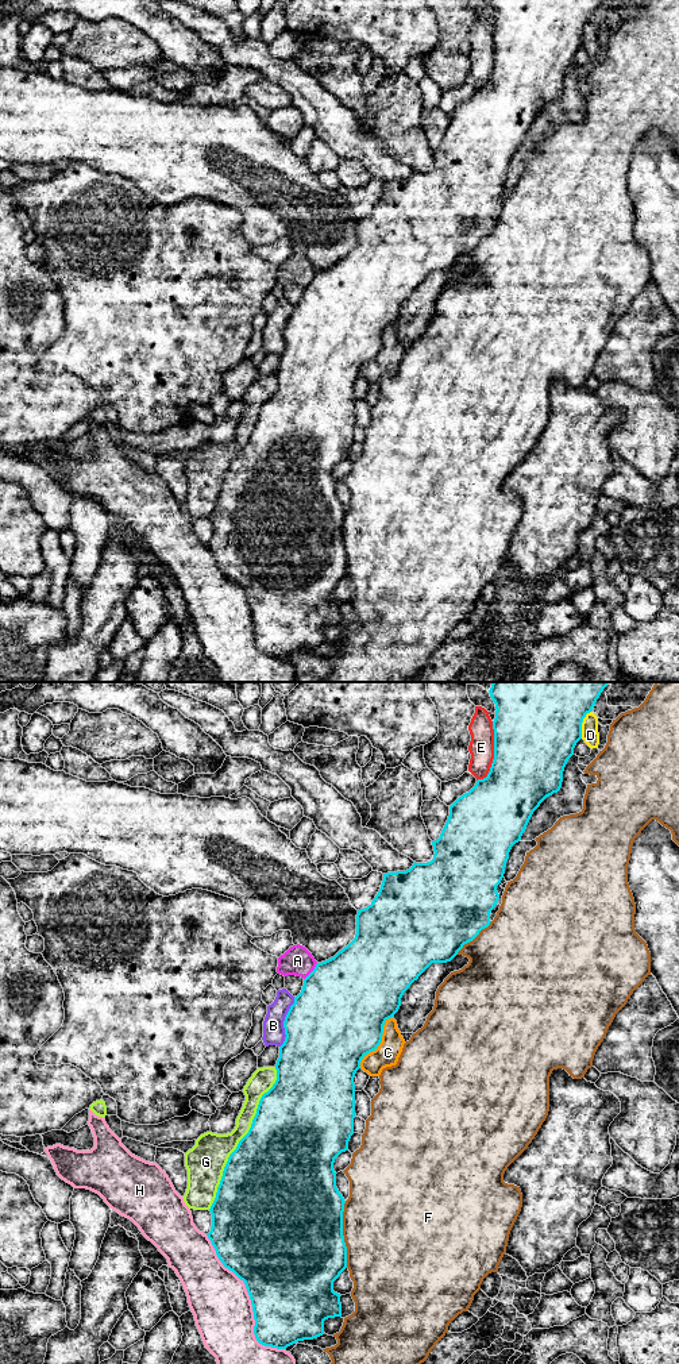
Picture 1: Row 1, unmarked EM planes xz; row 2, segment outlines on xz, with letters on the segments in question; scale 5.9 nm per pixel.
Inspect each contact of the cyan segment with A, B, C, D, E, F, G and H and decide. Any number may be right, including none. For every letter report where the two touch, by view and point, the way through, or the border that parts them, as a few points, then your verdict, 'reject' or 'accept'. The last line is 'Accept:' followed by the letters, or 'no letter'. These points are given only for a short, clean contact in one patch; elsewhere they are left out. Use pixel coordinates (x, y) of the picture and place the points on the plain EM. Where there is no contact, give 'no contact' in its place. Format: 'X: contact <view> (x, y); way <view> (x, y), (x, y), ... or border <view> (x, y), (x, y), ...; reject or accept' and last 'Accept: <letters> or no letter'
A: contact xz (312, 280); border xz (317, 272), (304, 288); reject
B: contact xz (284, 331); reject
C: contact xz (379, 351); border xz (390, 326), (384, 334), (381, 351), (362, 368), (359, 376); reject
D: contact xz (581, 33); reject
E: contact xz (494, 62); reject
F: contact xz (342, 543); reject
G: contact xz (242, 447); reject
H: contact xz (250, 607); reject
Accept: no letter

